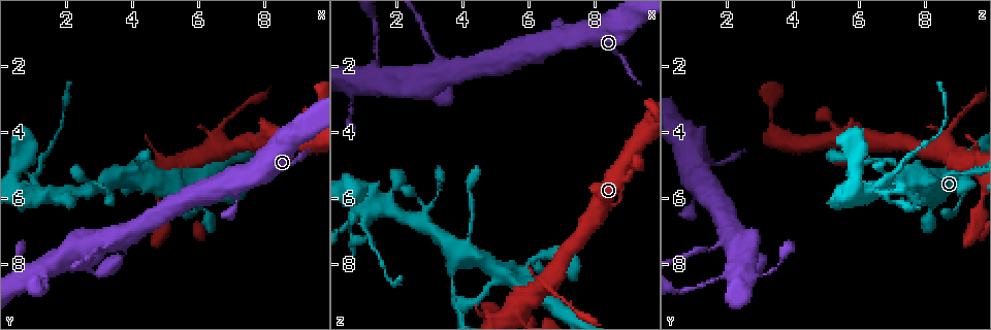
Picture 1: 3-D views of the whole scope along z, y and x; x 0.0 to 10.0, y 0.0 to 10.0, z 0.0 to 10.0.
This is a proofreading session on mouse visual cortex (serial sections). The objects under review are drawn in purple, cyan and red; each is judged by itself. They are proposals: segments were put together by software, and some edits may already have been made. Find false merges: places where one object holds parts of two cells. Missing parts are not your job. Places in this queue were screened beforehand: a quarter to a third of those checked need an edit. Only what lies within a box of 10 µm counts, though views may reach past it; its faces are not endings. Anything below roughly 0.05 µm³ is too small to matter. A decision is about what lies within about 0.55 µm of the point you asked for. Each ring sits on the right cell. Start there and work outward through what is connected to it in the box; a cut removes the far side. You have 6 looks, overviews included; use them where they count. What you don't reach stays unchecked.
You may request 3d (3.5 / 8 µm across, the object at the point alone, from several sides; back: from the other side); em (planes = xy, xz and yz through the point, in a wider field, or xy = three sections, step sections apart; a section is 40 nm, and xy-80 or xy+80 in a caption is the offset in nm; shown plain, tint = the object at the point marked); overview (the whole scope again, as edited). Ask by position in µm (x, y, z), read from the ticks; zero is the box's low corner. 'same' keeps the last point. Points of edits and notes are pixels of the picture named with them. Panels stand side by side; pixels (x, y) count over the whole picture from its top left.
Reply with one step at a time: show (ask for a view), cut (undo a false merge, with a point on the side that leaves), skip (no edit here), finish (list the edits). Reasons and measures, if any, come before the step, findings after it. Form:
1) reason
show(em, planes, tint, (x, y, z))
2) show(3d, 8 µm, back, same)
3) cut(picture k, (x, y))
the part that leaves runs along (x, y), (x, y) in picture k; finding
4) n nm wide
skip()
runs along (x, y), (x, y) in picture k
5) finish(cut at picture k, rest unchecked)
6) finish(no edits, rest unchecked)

three arms meet
show(3d, 3.5 µm, (6.65, 4.20, 8.65))

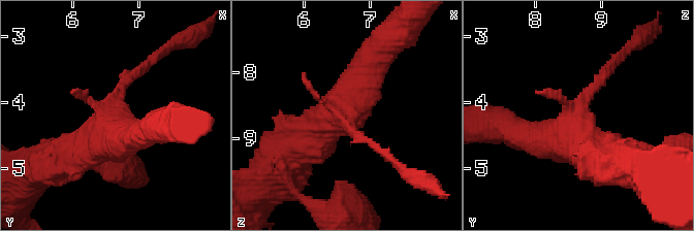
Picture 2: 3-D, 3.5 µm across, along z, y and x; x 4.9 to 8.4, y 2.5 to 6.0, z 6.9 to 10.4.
show(em, xy, step 2, tint, (6.60, 4.25, 8.65))

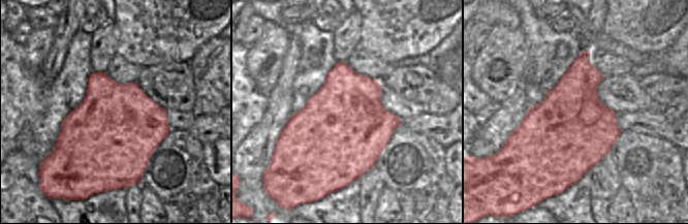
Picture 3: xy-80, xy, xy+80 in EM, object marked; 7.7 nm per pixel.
skip()
continuous, no second cell

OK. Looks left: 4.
thick turns thin
show(3d, 3.5 µm, (1.20, 5.25, 7.20))

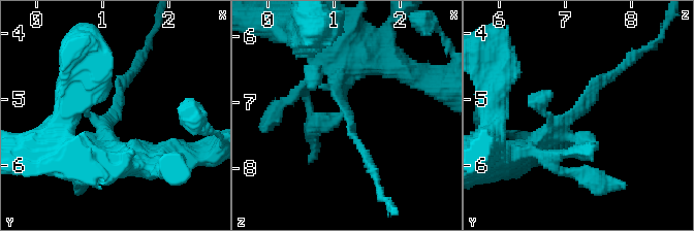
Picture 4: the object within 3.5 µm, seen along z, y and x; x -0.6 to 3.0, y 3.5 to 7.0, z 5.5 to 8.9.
show(em, planes, tint, (1.20, 5.20, 7.10))

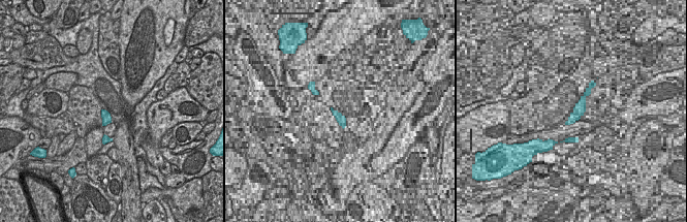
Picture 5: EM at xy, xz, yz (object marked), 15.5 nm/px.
cut(picture 4, (535, 99))
the part that leaves runs along (553, 125), (563, 125), (622, 68) in picture 4; two cells meet here

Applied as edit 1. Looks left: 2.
finish(cut at picture 4, rest unchecked)

